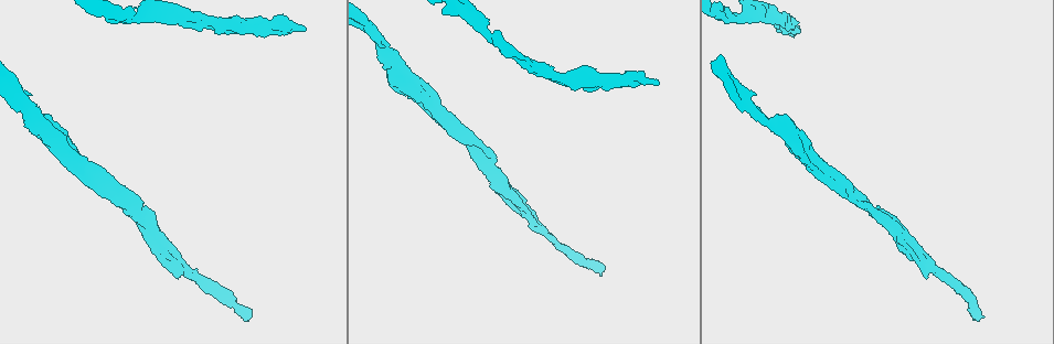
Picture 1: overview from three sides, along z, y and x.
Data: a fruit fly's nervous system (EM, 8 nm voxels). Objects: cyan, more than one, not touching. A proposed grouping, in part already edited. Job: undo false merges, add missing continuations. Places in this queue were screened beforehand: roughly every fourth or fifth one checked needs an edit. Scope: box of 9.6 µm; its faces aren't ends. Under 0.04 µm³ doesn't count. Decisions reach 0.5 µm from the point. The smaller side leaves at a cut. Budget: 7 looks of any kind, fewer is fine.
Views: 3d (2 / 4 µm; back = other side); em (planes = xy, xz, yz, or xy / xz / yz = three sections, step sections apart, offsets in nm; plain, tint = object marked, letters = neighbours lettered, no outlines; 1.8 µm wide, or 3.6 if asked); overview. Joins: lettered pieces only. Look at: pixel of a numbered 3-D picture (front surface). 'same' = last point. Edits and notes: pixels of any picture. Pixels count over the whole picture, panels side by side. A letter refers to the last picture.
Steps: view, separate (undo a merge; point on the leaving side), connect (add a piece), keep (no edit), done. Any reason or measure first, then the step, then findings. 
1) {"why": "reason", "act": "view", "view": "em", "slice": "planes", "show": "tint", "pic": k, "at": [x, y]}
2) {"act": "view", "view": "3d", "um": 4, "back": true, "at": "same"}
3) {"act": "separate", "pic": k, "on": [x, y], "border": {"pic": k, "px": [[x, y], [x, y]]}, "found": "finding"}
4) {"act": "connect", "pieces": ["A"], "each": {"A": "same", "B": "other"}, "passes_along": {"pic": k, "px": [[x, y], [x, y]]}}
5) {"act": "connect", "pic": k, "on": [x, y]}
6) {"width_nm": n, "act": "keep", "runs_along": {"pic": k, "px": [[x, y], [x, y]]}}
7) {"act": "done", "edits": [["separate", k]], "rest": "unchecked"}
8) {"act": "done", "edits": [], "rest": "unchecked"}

{"why": "a fork", "act": "view", "view": "3d", "um": 2, "pic": 1, "at": [757, 116]}

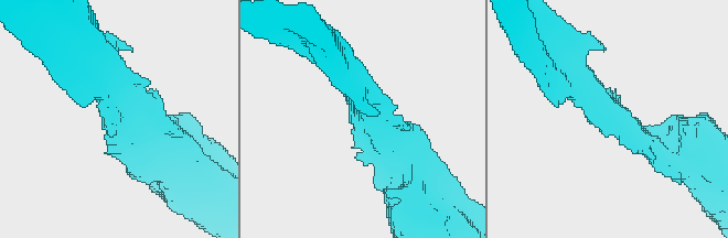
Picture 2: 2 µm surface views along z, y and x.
{"why": "need the tissue", "act": "view", "view": "em", "slice": "xz", "step": 8, "show": "tint", "pic": 2, "at": [117, 113]}

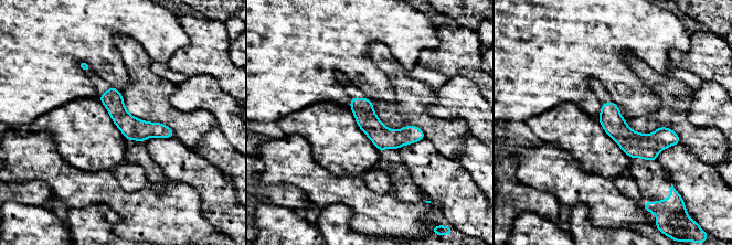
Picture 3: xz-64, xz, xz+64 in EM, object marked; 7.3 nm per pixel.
{"act": "view", "view": "em", "slice": "planes", "show": "letters", "at": "same"}

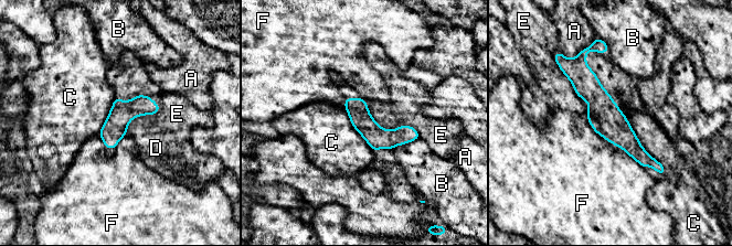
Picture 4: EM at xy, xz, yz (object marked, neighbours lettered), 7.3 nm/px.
{"act": "keep", "each": {"A": "other", "B": "other", "C": "other", "D": "other", "E": "other", "F": "other"}, "found": "one neuron here"}

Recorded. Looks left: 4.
{"why": "sudden change in width", "act": "view", "view": "3d", "um": 4, "back": true, "pic": 1, "at": [274, 27]}

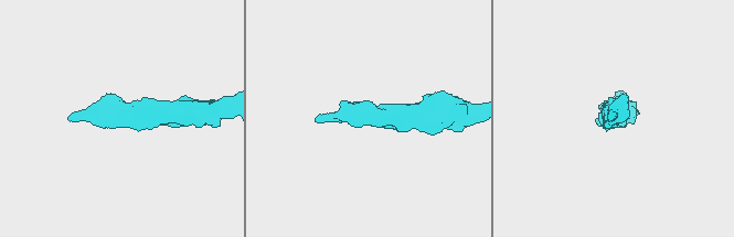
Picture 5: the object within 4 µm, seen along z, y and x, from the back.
{"why": "shape alone is not enough", "act": "view", "view": "em", "slice": "planes", "show": "letters", "pic": 5, "at": [366, 112]}

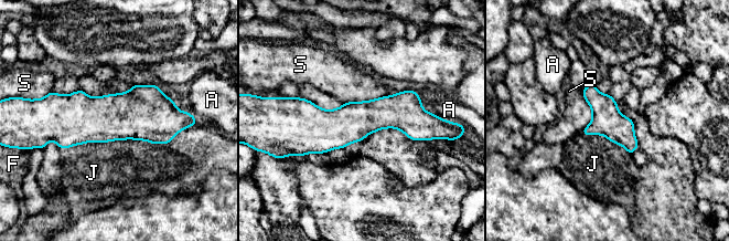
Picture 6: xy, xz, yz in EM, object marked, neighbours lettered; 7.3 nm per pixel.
{"act": "connect", "pieces": ["J"], "each": {"A": "other", "F": "other", "J": "same", "S": "other"}, "passes_along": {"pic": 6, "px": [[81, 118], [106, 142], [92, 173]]}, "found": "it goes on there"}

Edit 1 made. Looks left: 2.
{"why": "end of a long branch", "act": "view", "view": "3d", "um": 4, "back": true, "pic": 1, "at": [601, 272]}

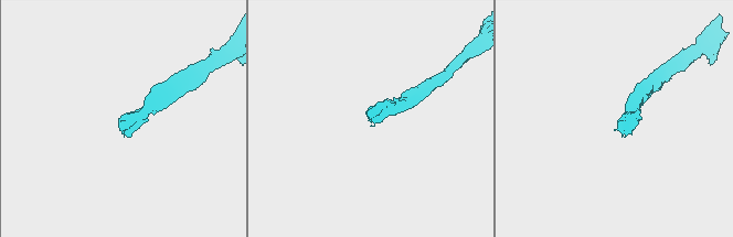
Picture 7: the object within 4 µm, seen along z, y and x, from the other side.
{"why": "now the EM", "act": "view", "view": "em", "slice": "planes", "show": "letters", "pic": 7, "at": [120, 129]}

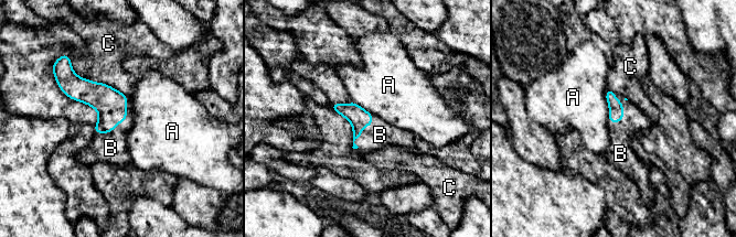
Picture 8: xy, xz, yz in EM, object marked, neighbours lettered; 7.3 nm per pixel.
{"act": "connect", "pieces": ["B"], "each": {"A": "other", "B": "same", "C": "other"}, "passes_along": {"pic": 8, "px": [[110, 104], [121, 121], [110, 148]]}, "found": "the neuron continues"}

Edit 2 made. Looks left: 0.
{"act": "done", "edits": [["connect", 6], ["connect", 8]], "rest": "unchecked"}

